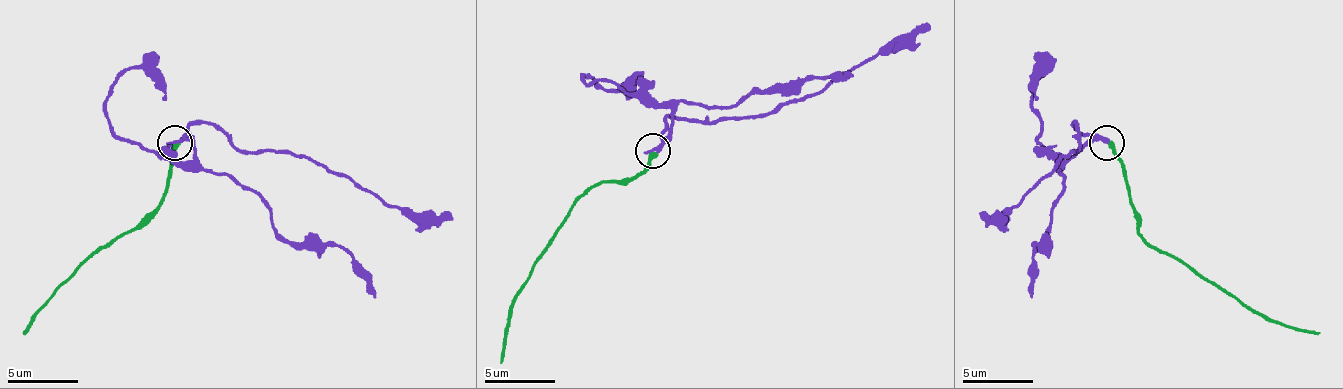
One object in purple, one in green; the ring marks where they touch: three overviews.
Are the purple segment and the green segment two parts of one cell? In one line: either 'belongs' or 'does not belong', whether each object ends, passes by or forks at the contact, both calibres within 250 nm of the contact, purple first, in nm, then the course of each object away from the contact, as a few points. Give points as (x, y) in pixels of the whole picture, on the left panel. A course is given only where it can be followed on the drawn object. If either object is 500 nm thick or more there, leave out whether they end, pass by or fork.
does not belong; purple ends; green ends; calibres 340 and 360 nm; course purple (174, 143), (191, 122), (212, 122), (241, 150), (297, 154), (350, 175), (392, 207), (452, 214); course green (174, 143), (163, 200), (107, 245), (37, 312), (22, 333)

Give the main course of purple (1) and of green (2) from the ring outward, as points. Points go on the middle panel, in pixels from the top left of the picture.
1: (651, 149), (669, 118), (774, 114), (785, 104), (827, 90), (869, 58), (894, 51), (929, 23)
2: (651, 153), (641, 174), (602, 181), (584, 195), (514, 301), (500, 364)

